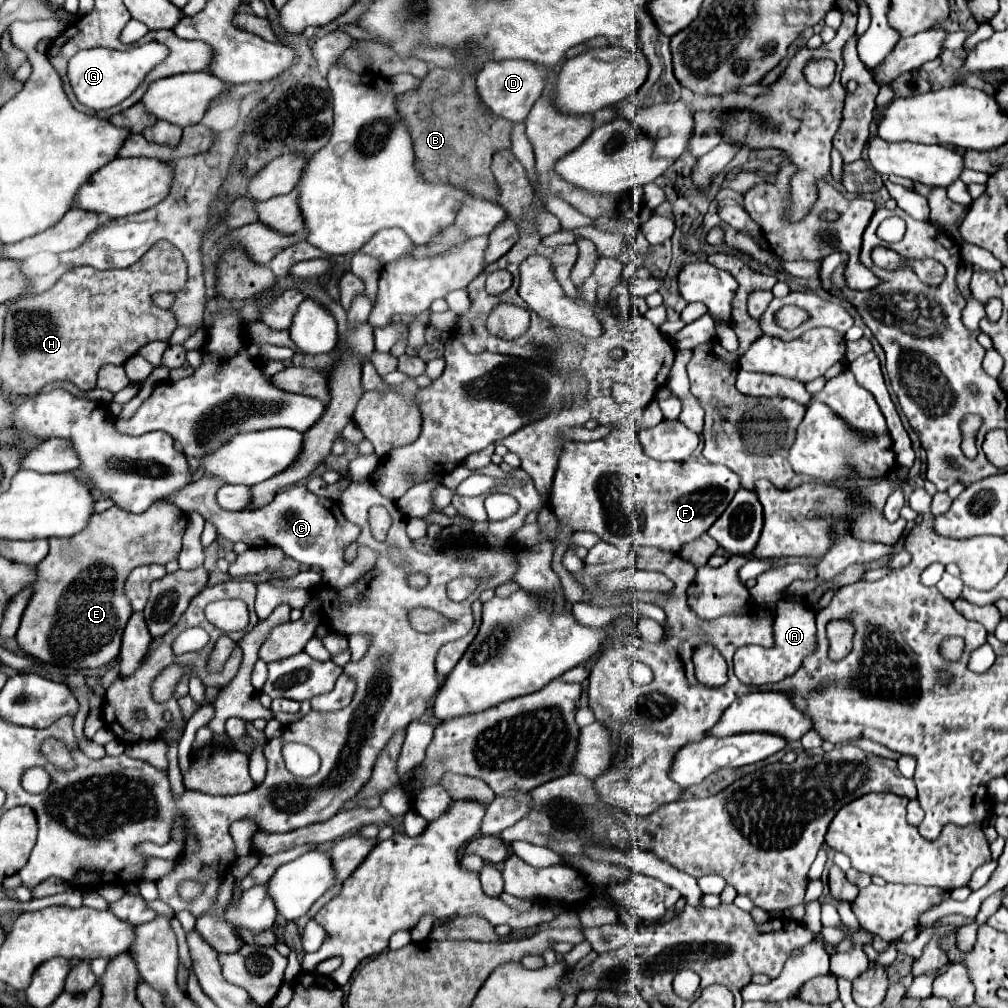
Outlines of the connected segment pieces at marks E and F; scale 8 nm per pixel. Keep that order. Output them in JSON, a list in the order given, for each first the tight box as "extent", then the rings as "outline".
[{"extent":[16,502,188,668],"outline":[[[154,502],[146,512],[134,514],[118,506],[112,506],[100,514],[92,516],[92,522],[80,534],[72,538],[50,538],[48,556],[36,566],[38,580],[32,584],[34,596],[22,616],[20,628],[16,632],[18,646],[32,658],[46,664],[66,666],[66,668],[104,668],[116,660],[120,652],[122,632],[132,614],[128,598],[124,596],[124,582],[128,574],[146,564],[166,564],[176,560],[182,548],[182,536],[188,524],[188,516],[172,502]]]},{"extent":[550,428,740,552],"outline":[[[632,428],[612,430],[606,438],[594,442],[564,442],[552,482],[550,508],[560,522],[572,532],[586,530],[606,540],[606,530],[618,536],[632,536],[636,544],[654,546],[666,552],[680,552],[680,548],[700,538],[726,510],[736,490],[740,488],[738,476],[726,466],[698,464],[698,462],[658,462],[642,454],[638,434]]]}]

